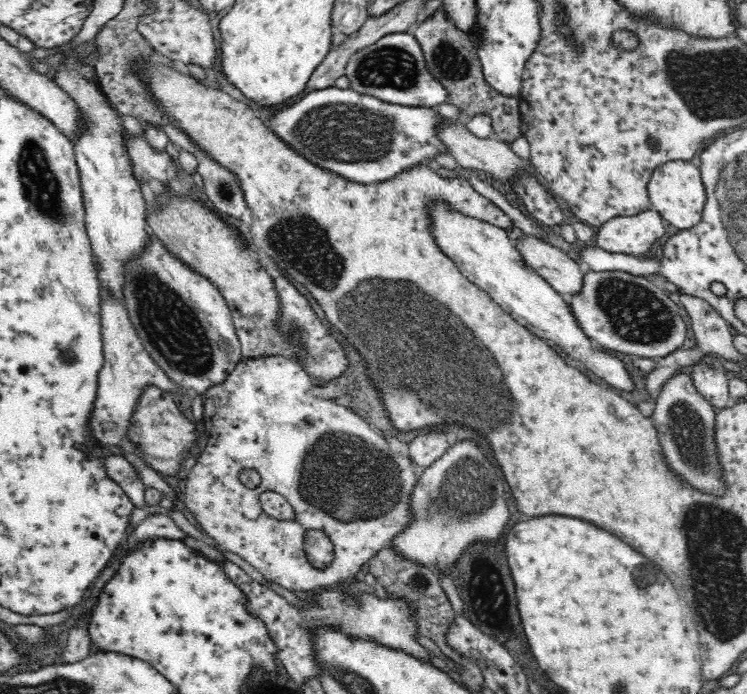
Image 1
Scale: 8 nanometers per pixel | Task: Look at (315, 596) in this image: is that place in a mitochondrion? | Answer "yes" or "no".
no

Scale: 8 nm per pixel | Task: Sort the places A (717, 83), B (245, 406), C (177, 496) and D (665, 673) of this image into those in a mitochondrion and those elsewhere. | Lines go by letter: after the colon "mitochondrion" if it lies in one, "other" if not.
A: mitochondrion
B: other
C: other
D: other

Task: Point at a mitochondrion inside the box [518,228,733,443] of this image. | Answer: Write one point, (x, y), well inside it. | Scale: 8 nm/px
(635, 315)

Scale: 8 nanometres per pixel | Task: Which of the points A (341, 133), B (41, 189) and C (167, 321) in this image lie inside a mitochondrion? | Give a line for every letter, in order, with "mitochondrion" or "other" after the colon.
A: mitochondrion
B: mitochondrion
C: mitochondrion

